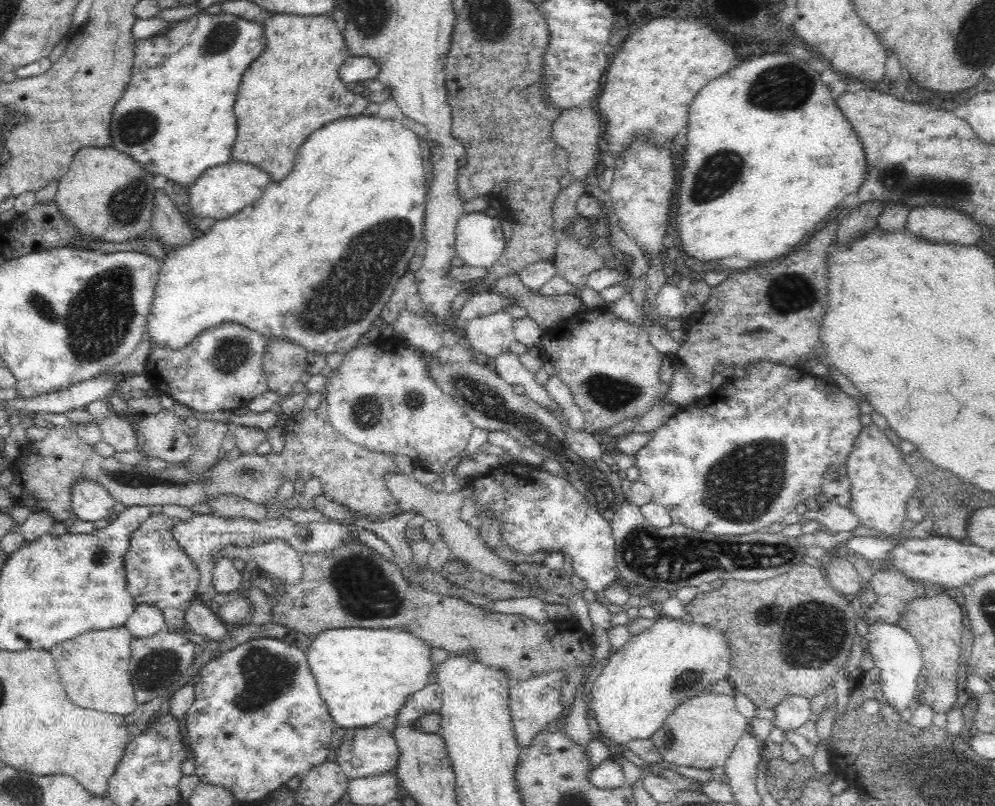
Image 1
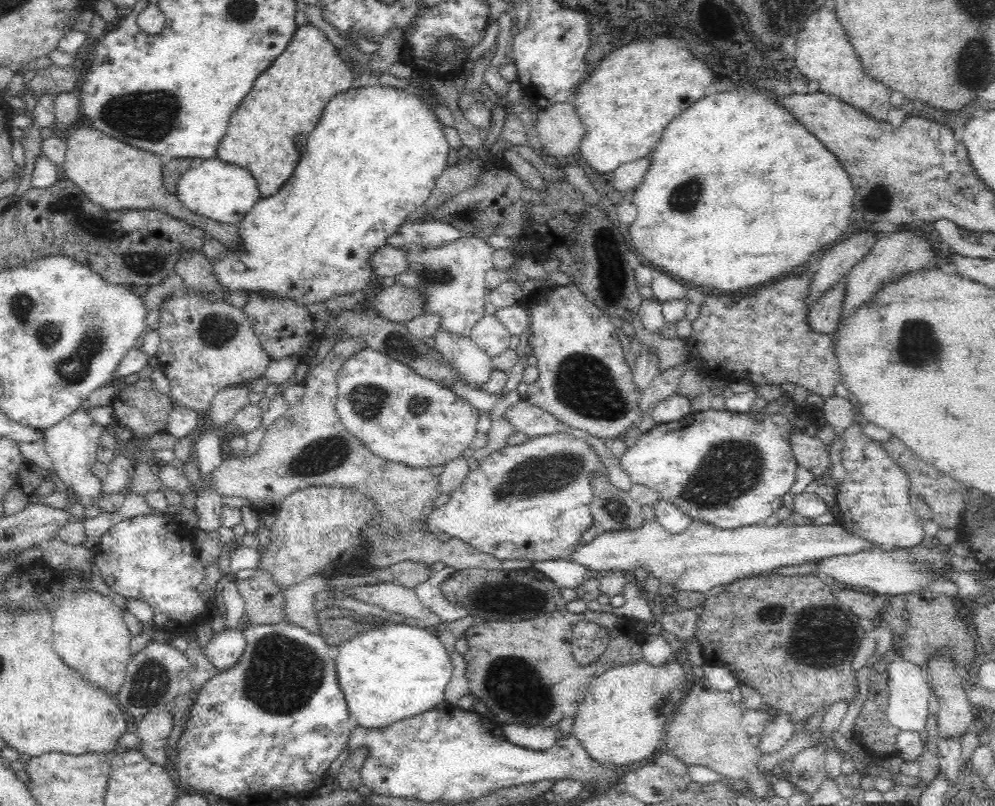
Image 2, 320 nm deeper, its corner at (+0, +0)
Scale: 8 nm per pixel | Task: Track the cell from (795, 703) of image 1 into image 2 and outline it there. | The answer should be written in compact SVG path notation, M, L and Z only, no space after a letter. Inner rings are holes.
M773 711L773 714L774 718L759 735L756 748L760 754L770 754L780 750L793 737L796 729L788 713Z

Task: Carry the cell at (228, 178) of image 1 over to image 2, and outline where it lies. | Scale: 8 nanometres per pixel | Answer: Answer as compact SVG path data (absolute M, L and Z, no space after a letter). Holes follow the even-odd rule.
M215 156L182 173L175 194L190 212L224 224L239 223L259 200L257 183L250 172Z

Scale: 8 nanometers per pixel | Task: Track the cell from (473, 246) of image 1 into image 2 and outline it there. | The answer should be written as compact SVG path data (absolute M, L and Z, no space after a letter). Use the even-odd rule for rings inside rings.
M463 234L444 246L412 247L406 252L406 268L392 277L394 284L414 289L422 297L422 315L440 317L438 329L456 337L468 337L474 325L486 314L485 274L493 268L493 248L477 234Z

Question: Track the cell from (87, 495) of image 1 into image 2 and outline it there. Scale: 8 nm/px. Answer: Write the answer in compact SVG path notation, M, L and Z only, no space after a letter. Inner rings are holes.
M81 408L61 422L44 430L44 445L55 466L57 476L68 486L70 491L77 494L85 507L94 504L98 499L98 492L101 491L101 480L92 475L92 465L97 461L100 437L103 432L104 427L88 415L88 410Z

